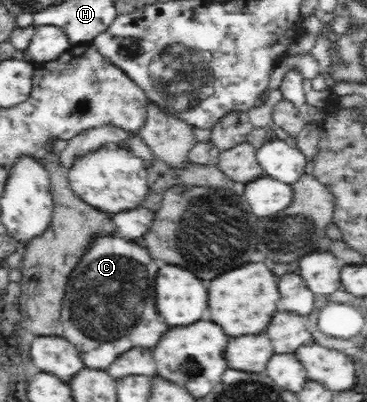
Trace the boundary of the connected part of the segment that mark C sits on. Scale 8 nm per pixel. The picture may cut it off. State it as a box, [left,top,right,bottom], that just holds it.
[60,231,170,369]

